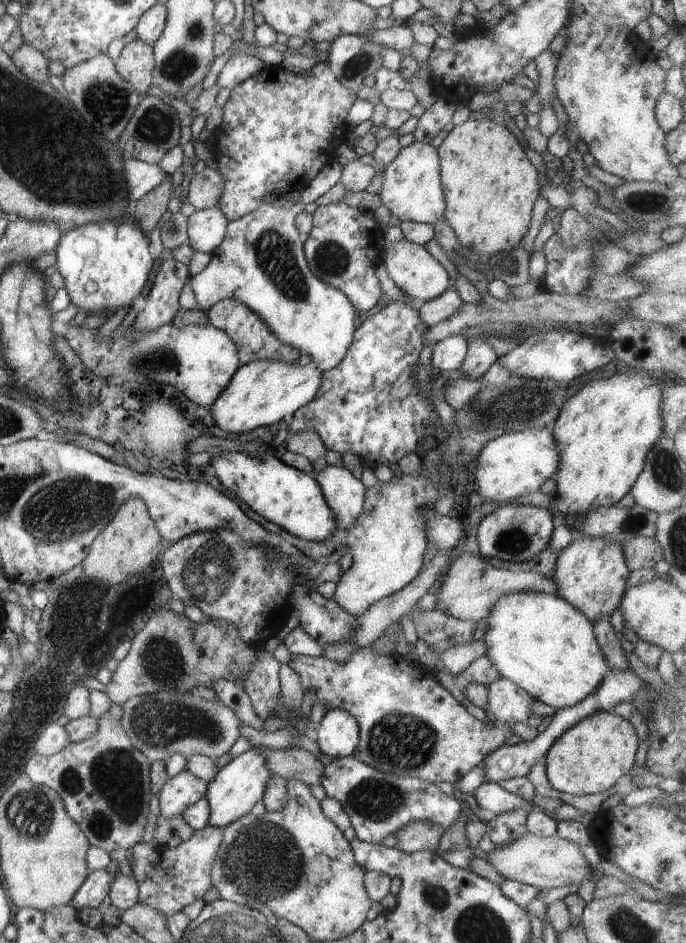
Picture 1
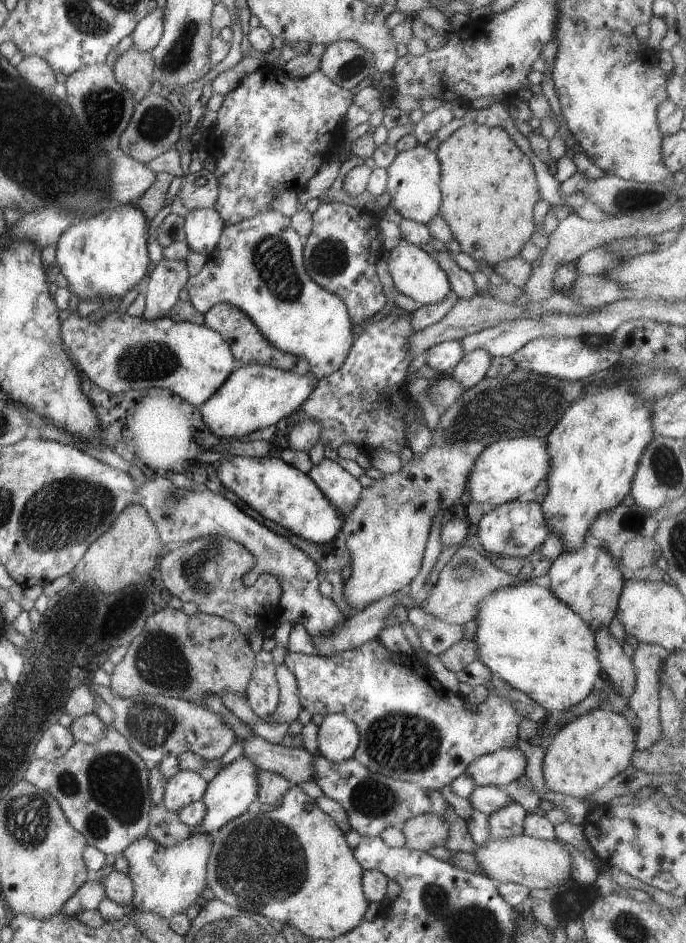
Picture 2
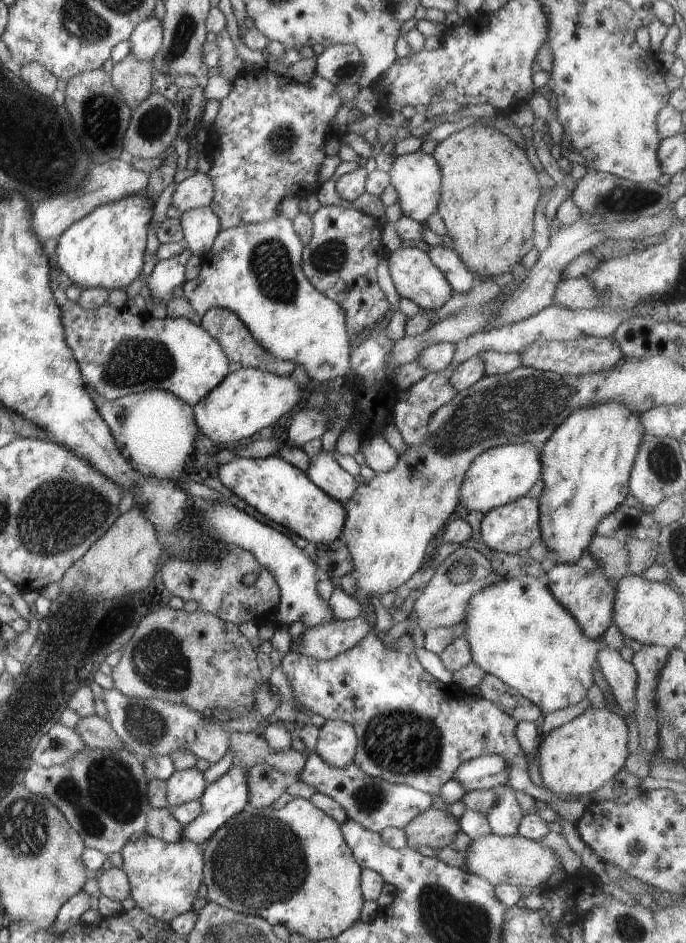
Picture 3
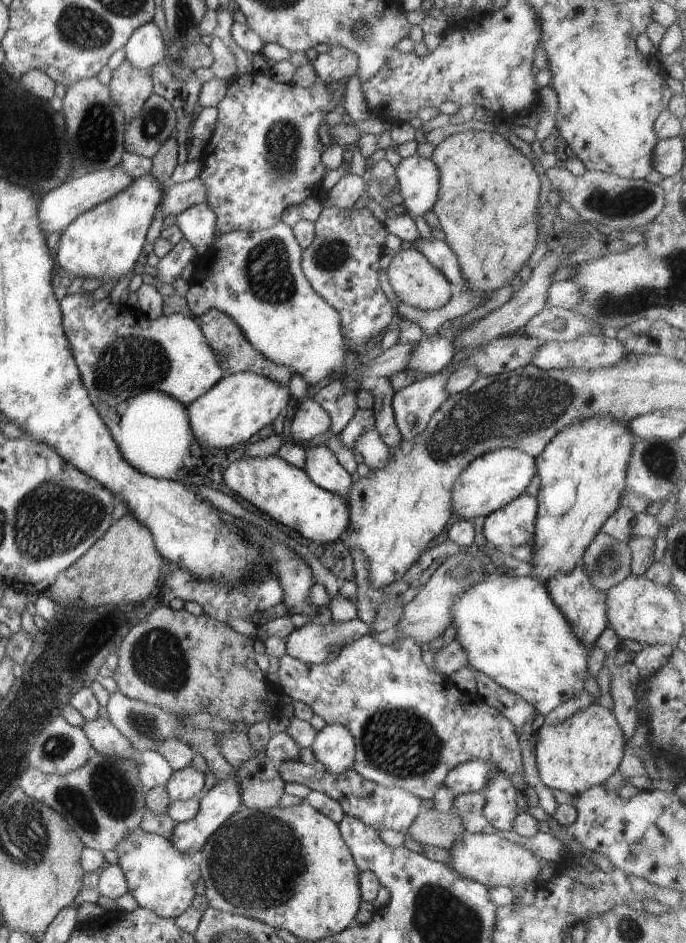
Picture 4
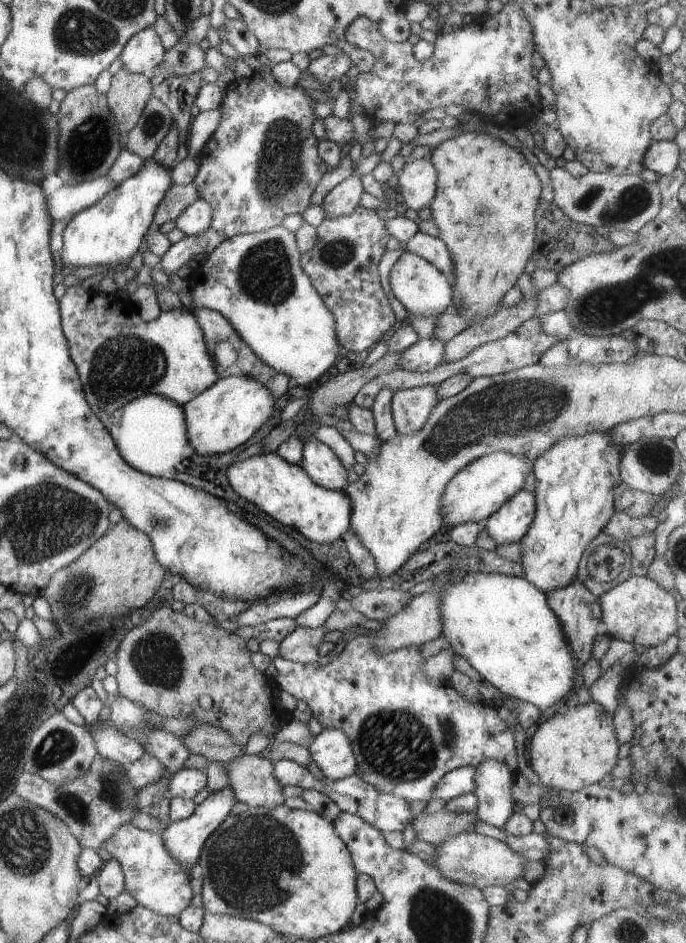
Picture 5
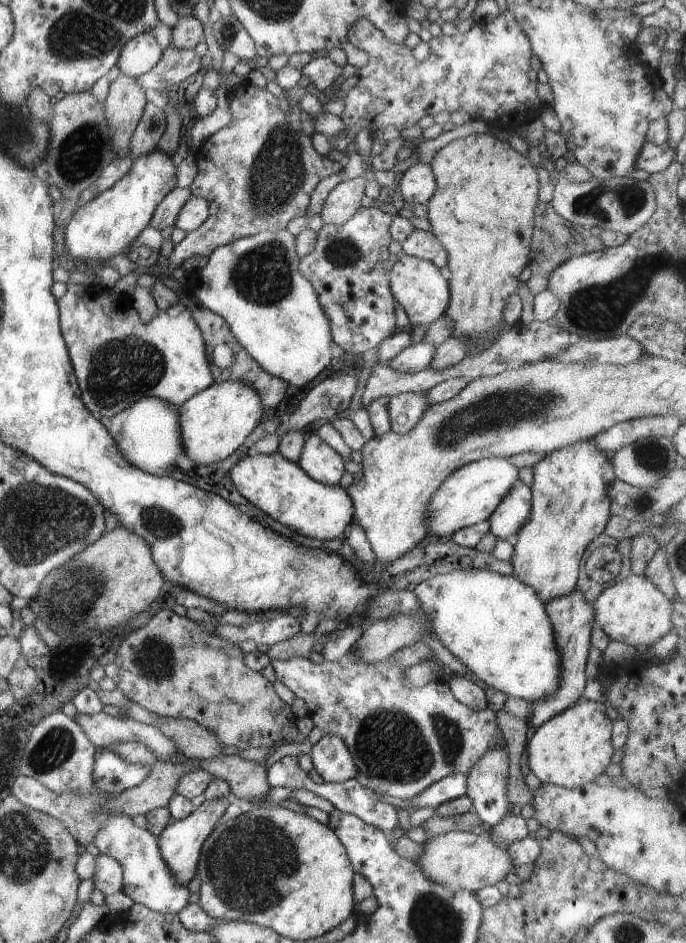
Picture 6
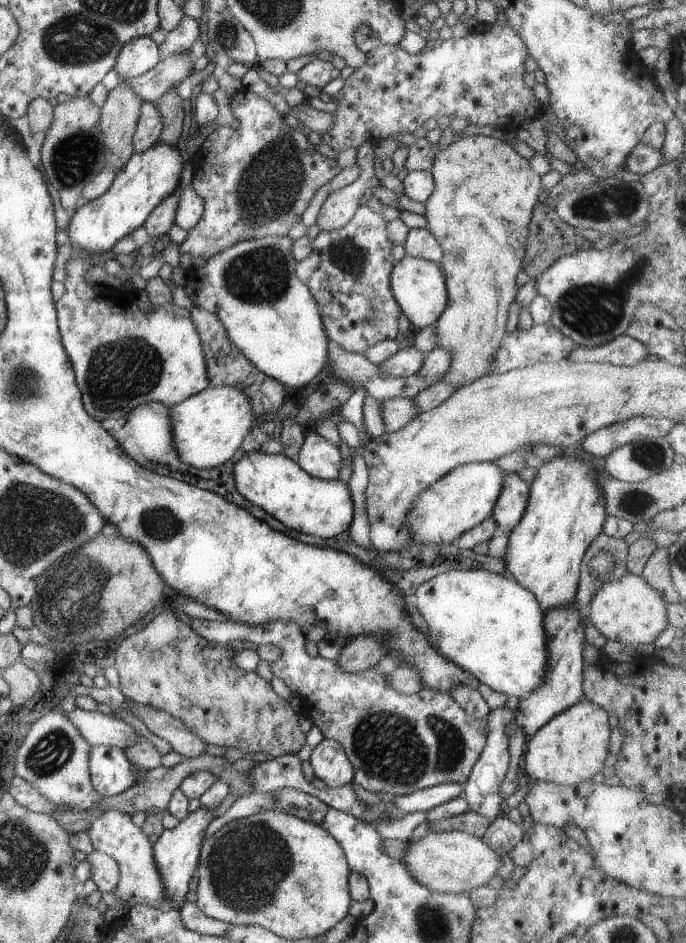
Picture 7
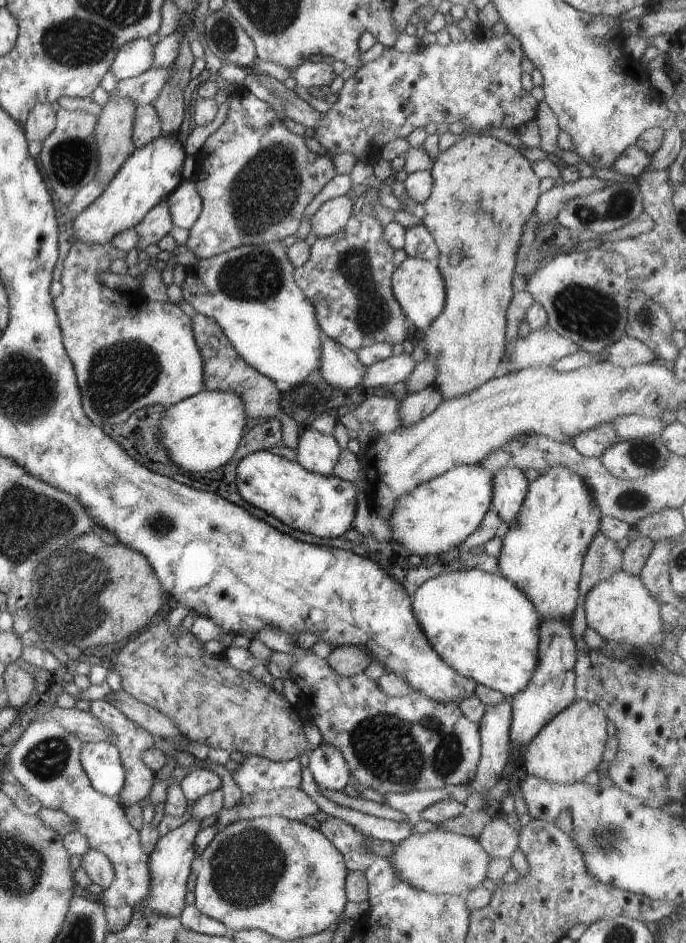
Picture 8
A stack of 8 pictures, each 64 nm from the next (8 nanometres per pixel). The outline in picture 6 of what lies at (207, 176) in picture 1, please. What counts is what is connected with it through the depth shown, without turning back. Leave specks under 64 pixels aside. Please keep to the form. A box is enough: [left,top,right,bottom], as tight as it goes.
[150,185,193,230]

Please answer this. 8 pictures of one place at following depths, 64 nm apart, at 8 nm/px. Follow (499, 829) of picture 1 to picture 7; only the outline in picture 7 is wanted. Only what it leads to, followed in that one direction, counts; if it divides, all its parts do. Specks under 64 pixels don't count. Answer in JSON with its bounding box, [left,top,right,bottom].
[462,705,514,822]

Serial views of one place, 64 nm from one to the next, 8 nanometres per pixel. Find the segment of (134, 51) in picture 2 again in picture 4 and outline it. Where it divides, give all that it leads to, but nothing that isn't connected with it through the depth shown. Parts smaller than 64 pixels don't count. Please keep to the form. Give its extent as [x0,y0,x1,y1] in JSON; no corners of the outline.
[109,60,153,124]

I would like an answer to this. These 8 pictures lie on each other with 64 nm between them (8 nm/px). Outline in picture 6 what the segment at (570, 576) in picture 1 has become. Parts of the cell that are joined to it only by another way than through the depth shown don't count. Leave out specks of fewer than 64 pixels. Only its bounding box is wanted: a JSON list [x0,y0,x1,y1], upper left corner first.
[527,586,596,727]

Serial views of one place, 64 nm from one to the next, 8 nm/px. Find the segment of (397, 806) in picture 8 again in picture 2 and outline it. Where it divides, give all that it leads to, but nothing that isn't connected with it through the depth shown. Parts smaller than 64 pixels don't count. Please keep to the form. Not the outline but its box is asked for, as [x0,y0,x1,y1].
[466,750,526,787]

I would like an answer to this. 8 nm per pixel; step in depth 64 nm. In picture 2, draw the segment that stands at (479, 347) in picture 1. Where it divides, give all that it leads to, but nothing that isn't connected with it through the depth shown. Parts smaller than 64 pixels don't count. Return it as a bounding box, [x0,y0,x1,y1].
[450,349,492,388]

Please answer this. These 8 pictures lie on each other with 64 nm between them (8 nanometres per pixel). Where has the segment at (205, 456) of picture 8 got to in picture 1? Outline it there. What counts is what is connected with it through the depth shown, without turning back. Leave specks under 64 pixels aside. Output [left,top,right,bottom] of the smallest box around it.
[208,360,322,434]

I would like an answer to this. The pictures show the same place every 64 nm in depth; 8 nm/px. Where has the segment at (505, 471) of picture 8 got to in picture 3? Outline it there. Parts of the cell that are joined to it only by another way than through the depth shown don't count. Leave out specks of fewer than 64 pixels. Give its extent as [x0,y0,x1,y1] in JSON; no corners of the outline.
[482,496,541,554]

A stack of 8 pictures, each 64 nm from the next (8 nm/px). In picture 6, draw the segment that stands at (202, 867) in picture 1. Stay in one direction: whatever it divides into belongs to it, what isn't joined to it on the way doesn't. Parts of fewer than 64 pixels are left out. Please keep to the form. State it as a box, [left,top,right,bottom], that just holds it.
[94,813,191,914]

